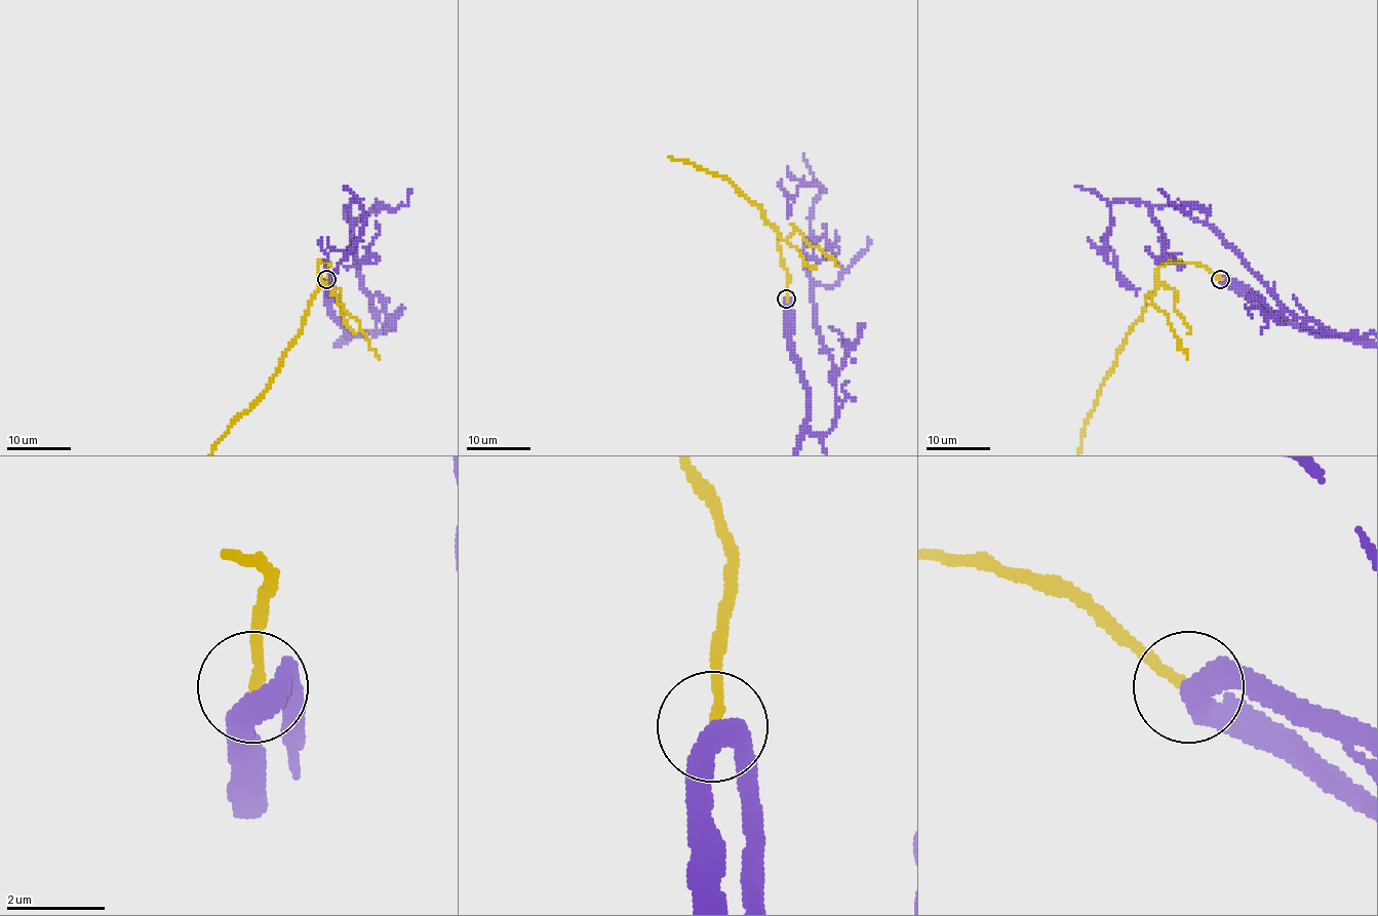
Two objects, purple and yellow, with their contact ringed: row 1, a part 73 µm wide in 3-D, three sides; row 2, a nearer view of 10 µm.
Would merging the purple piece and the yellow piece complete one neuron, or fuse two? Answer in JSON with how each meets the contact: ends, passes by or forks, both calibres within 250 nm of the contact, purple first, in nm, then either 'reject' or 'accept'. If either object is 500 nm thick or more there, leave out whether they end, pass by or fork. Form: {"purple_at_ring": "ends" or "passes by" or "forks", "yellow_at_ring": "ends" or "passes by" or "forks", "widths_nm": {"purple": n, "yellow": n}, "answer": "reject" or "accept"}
{"purple_at_ring": "passes by", "yellow_at_ring": "ends", "widths_nm": {"purple": 480, "yellow": 220}, "answer": "accept"}

